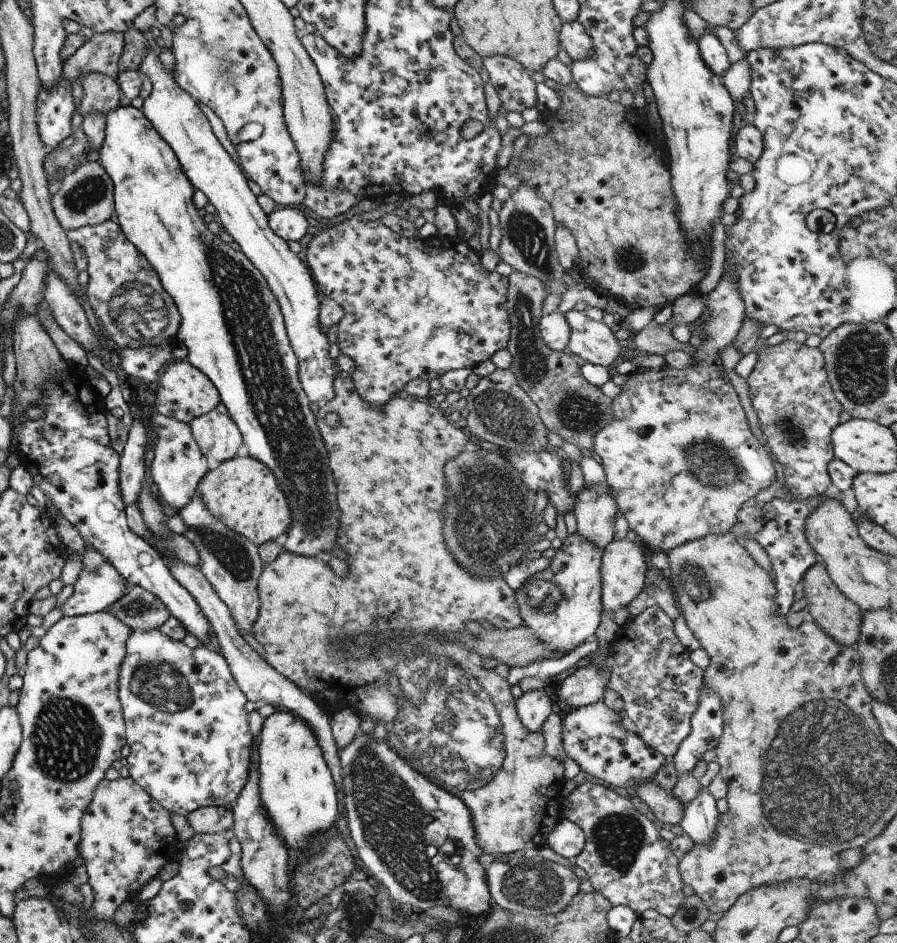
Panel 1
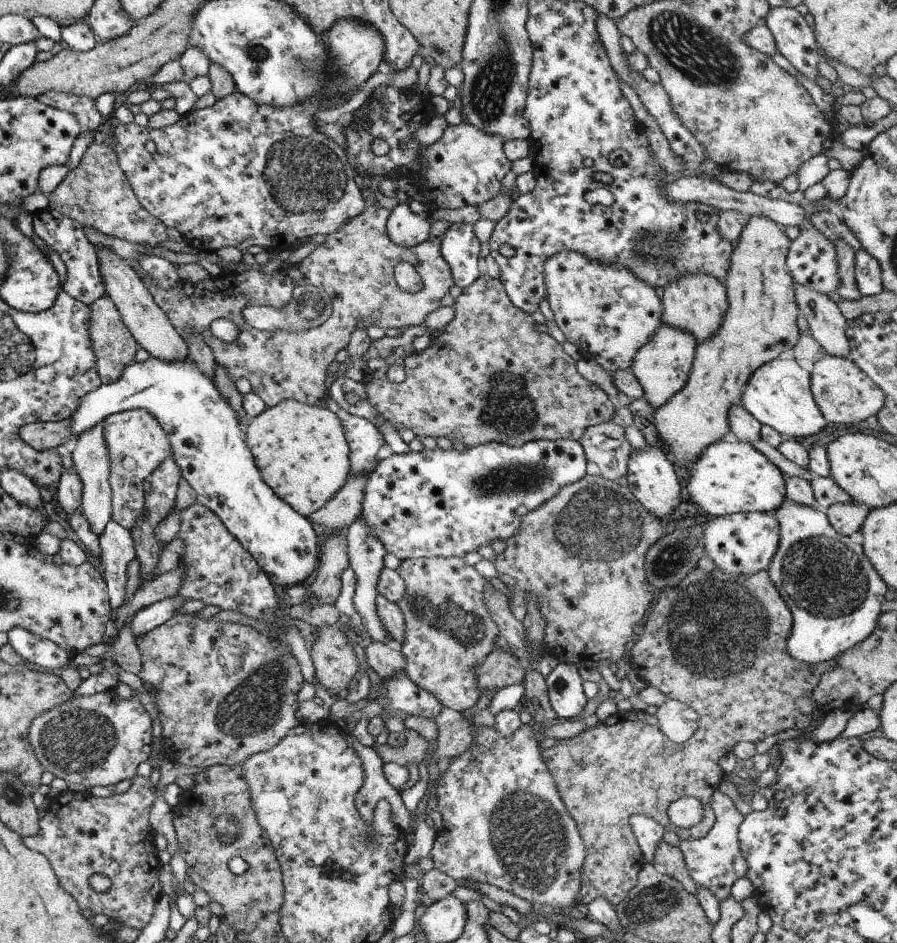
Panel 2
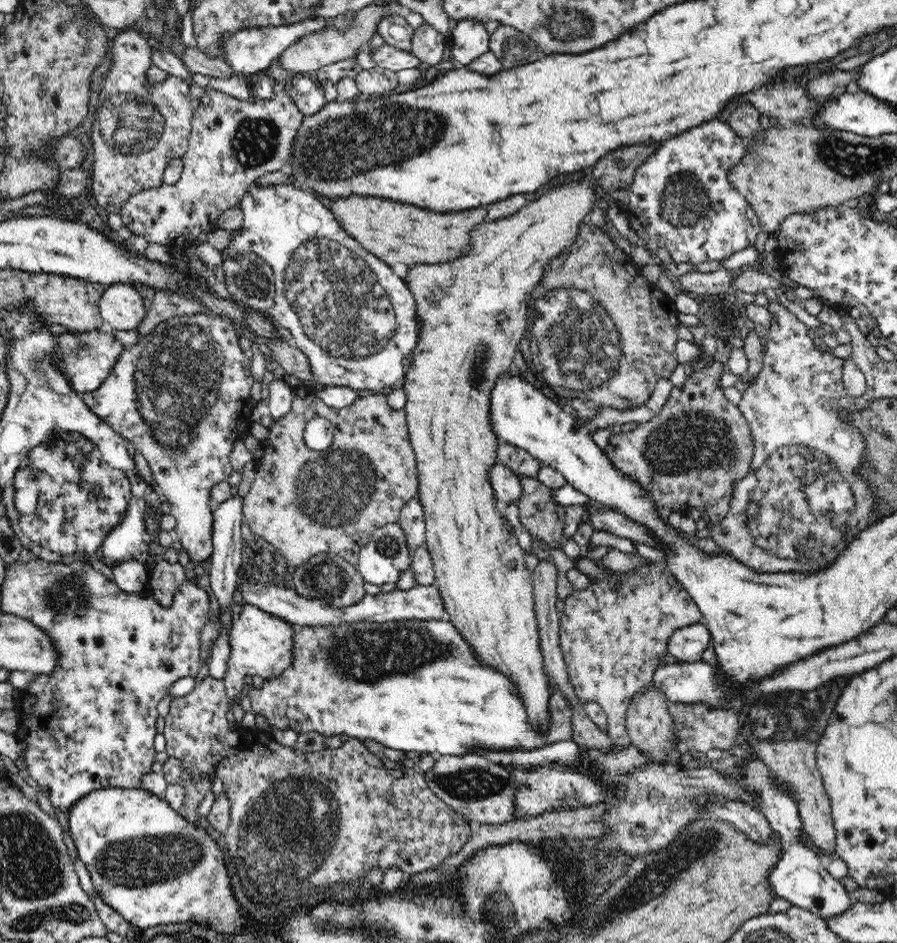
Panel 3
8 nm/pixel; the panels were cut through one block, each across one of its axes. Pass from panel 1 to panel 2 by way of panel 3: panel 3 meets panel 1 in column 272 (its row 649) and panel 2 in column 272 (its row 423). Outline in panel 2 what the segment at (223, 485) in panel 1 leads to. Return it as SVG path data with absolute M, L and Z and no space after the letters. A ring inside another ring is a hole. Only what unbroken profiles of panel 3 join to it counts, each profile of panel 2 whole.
M283 399L275 406L265 407L243 429L261 480L297 514L307 517L319 510L345 484L349 449L339 418L327 407Z

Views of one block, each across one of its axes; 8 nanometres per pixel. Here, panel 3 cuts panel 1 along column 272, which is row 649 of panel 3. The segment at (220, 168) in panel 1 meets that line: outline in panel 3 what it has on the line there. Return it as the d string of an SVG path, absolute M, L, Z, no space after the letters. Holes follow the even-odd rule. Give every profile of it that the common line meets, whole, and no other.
M246 604L240 618L233 622L230 629L230 660L223 682L229 702L240 700L247 694L248 686L244 679L246 675L258 674L264 681L279 677L292 663L295 647L295 630L290 622L264 612L261 608Z

